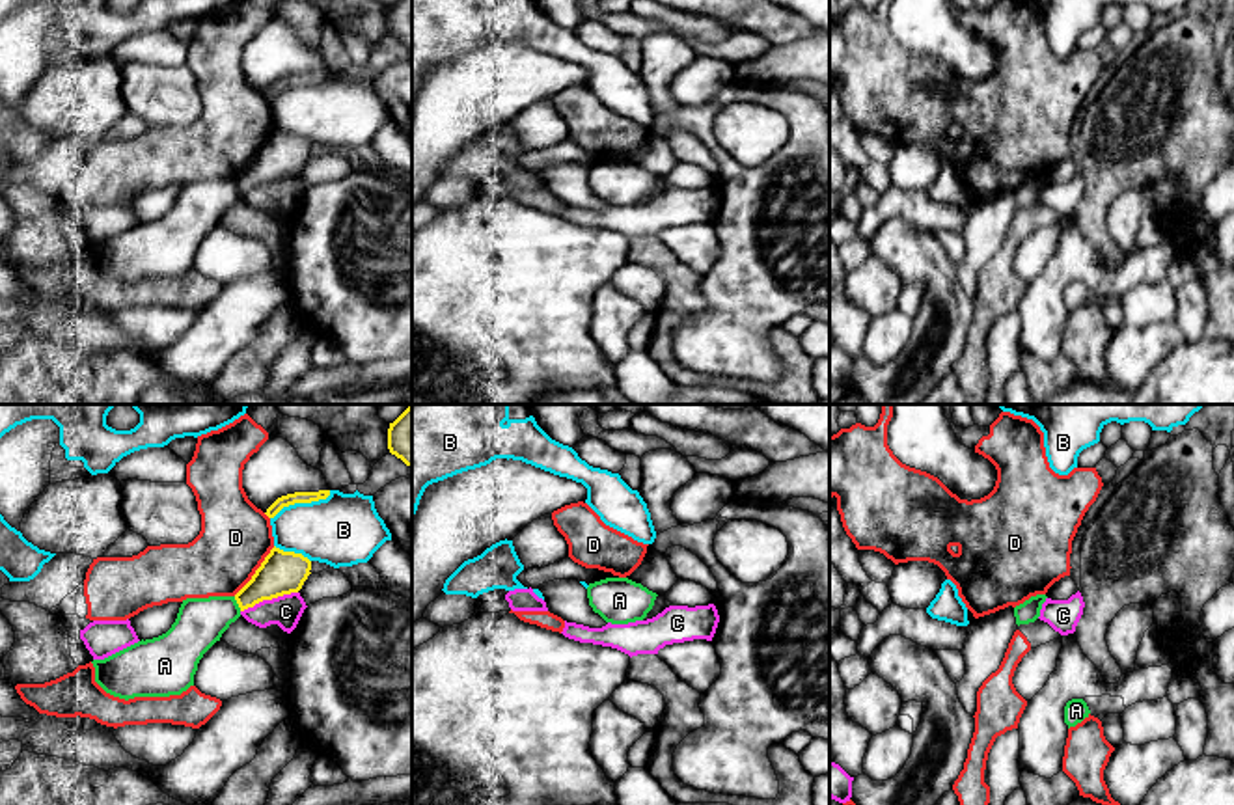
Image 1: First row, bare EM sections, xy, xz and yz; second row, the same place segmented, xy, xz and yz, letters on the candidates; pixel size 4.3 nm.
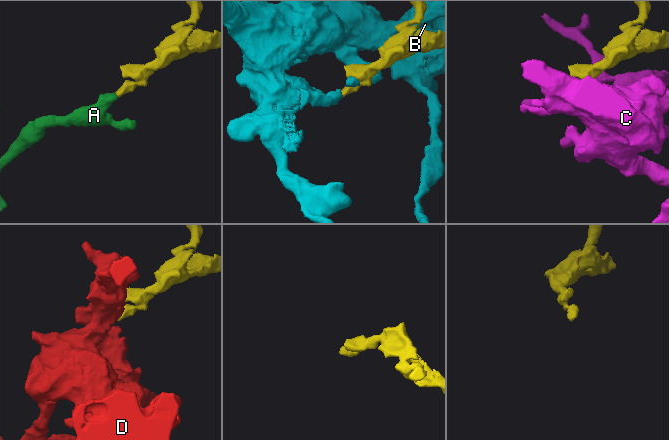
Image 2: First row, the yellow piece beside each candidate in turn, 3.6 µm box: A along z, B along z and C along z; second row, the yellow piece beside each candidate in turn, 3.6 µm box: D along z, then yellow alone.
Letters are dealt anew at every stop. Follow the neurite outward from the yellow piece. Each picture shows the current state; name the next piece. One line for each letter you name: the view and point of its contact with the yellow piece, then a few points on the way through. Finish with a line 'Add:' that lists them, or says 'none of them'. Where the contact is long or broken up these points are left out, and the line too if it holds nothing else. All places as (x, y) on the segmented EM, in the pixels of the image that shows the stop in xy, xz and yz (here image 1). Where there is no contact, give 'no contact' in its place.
Add: none of them

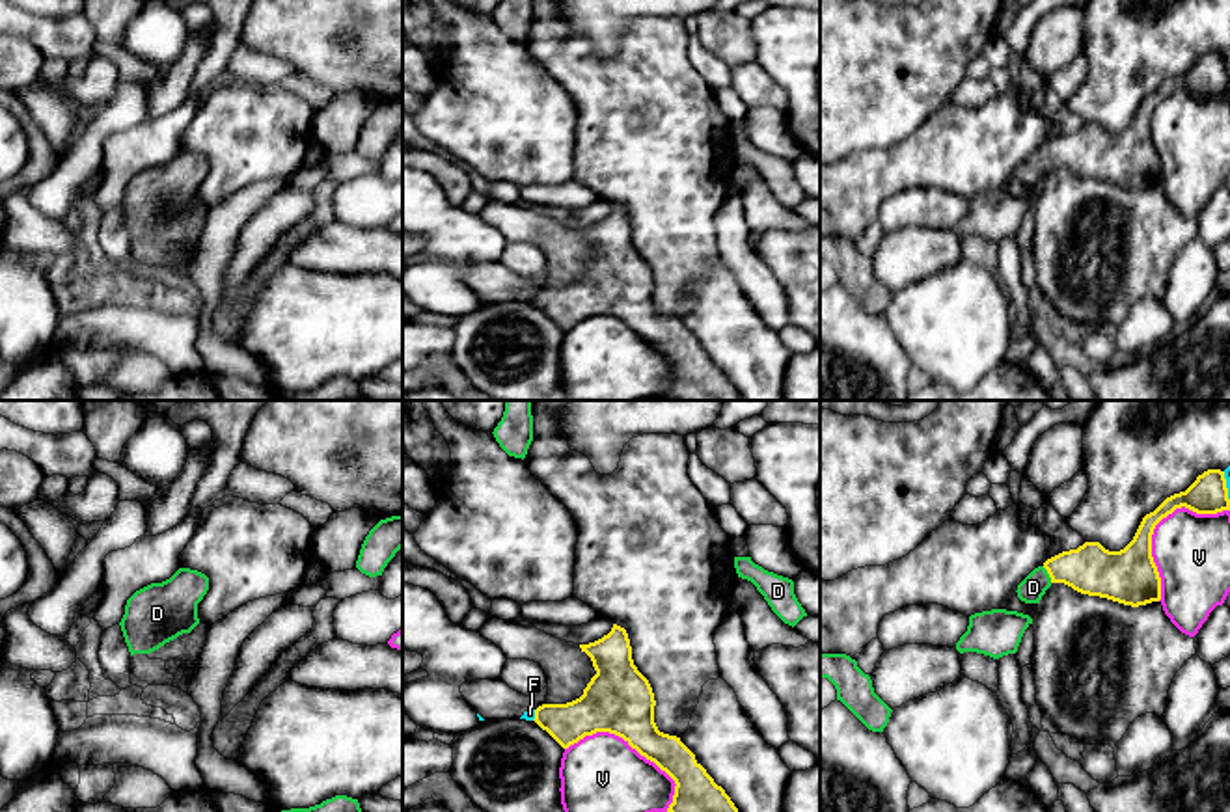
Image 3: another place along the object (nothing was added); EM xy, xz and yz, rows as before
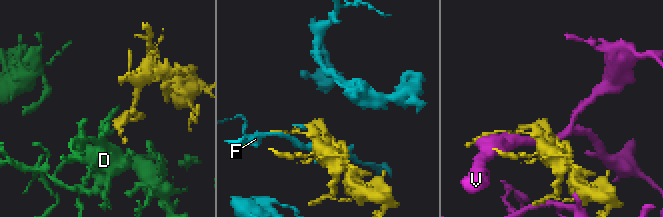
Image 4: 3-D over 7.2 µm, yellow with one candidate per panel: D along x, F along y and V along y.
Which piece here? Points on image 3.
D: contact yz (1048, 572); way yz (1091, 568), (1057, 568), (1048, 572), (1033, 587)
Add: D

